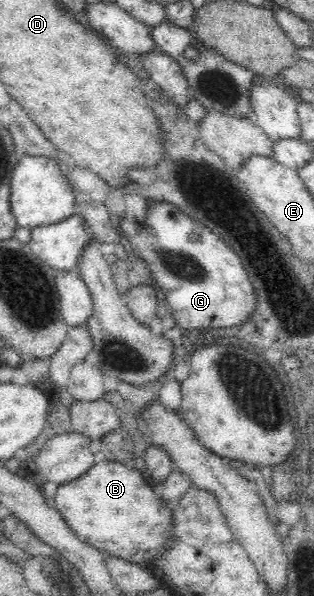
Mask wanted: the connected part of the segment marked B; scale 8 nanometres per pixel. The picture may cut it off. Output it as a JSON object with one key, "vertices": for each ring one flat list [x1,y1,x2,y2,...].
{"vertices":[[97,462,79,478,59,485,55,510,81,541,127,562,155,561,172,544,171,506,157,500,153,484,143,474,120,462]]}

